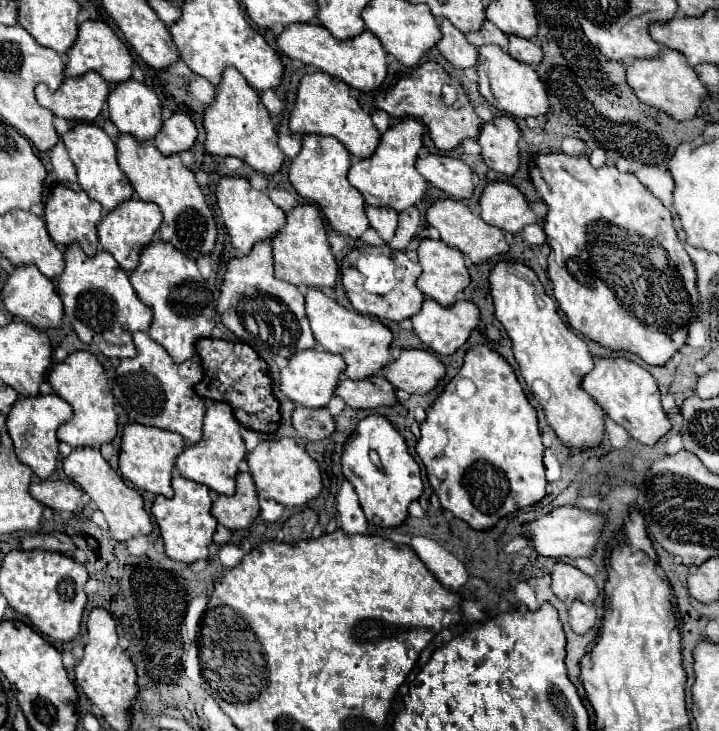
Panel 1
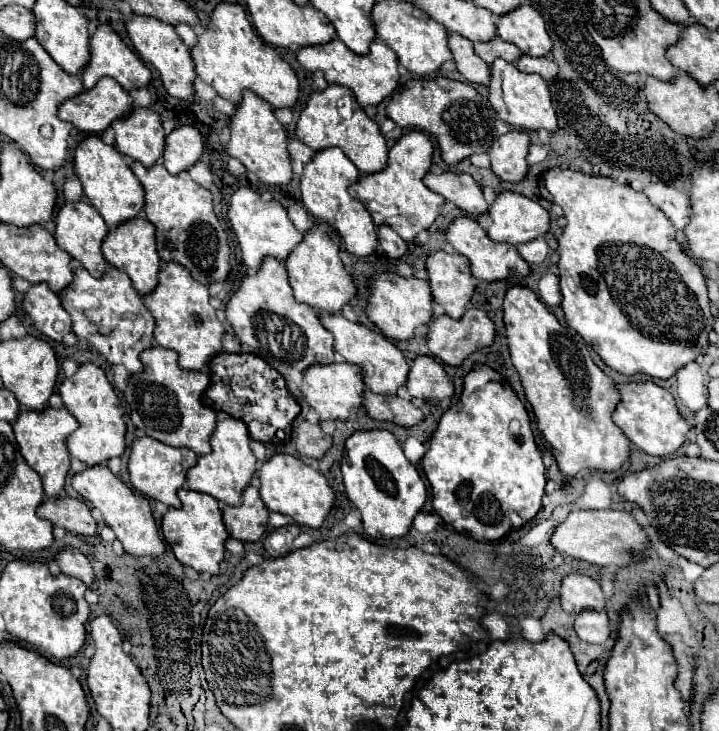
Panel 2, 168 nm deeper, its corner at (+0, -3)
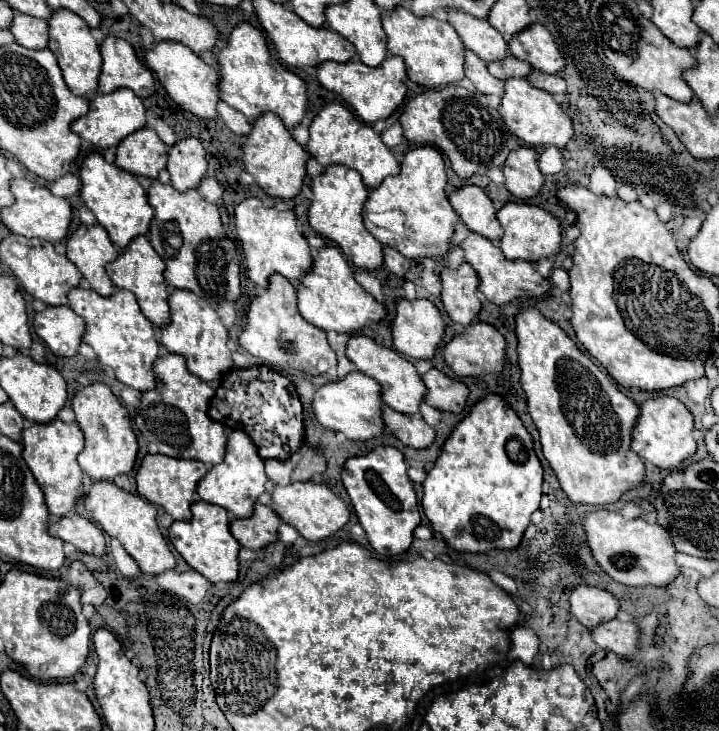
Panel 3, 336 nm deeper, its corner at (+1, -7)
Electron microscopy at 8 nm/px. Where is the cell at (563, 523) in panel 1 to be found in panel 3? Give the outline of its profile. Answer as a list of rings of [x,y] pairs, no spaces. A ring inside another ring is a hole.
[[[599,510],[599,530],[585,530],[585,536],[595,562],[615,582],[627,586],[665,586],[679,574],[671,536],[659,524],[649,524],[641,518],[625,520],[619,512]]]

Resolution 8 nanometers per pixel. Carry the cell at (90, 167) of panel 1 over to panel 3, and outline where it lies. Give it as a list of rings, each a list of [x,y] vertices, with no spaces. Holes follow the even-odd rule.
[[[99,152],[85,156],[81,164],[81,198],[95,214],[97,222],[109,232],[113,244],[125,248],[135,236],[147,234],[149,222],[153,218],[153,208],[147,202],[145,188],[135,180],[133,174],[121,170],[115,164],[109,164]]]

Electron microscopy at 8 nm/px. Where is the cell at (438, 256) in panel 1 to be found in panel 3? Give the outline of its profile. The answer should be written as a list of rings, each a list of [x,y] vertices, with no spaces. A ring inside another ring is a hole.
[[[469,264],[459,268],[443,268],[441,272],[441,302],[445,306],[451,322],[469,326],[481,310],[481,300],[477,298],[479,276]]]

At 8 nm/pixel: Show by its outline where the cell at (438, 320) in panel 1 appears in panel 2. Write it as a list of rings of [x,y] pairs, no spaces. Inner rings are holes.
[[[468,308],[462,320],[452,320],[448,316],[434,318],[428,326],[428,348],[448,366],[460,366],[472,352],[488,348],[494,342],[494,322],[478,308]]]

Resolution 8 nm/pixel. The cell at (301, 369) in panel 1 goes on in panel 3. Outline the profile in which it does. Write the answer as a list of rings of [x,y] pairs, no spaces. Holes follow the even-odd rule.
[[[351,372],[343,380],[329,382],[321,388],[317,388],[315,398],[313,398],[313,412],[315,418],[329,430],[343,432],[351,440],[367,440],[373,436],[379,436],[383,432],[383,420],[381,420],[381,386],[361,374],[361,372]]]

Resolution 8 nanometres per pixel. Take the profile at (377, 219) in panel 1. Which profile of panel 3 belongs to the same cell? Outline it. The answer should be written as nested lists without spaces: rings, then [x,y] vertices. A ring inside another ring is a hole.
[[[385,246],[385,248],[383,248],[383,256],[385,256],[385,266],[387,266],[393,274],[405,276],[405,272],[409,270],[409,260],[407,260],[401,252]]]

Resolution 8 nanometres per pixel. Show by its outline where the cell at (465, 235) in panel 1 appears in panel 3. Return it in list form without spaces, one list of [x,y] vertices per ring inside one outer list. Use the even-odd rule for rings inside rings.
[[[469,232],[469,236],[465,238],[465,242],[461,244],[463,252],[465,252],[465,262],[469,262],[473,266],[473,270],[479,274],[479,290],[481,294],[493,302],[493,304],[505,304],[505,302],[511,302],[515,298],[521,298],[521,296],[541,296],[545,294],[551,284],[547,278],[539,276],[531,262],[509,262],[503,254],[501,254],[501,248],[497,248],[491,240],[475,234],[475,232]]]

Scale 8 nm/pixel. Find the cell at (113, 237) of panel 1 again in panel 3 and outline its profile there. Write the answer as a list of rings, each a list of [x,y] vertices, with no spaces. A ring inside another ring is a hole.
[[[137,236],[133,238],[133,242],[129,242],[127,248],[121,250],[121,254],[117,256],[117,260],[109,262],[107,266],[107,274],[113,280],[113,284],[117,288],[125,288],[131,290],[137,296],[137,302],[141,306],[141,312],[157,326],[161,328],[161,324],[165,324],[169,320],[169,306],[167,306],[167,284],[163,278],[163,270],[165,270],[165,262],[159,258],[159,254],[153,250],[153,246],[149,244],[147,236]]]

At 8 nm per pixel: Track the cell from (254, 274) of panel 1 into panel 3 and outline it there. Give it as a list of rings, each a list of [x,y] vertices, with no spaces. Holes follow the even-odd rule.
[[[273,274],[269,278],[267,290],[251,300],[245,320],[247,324],[239,336],[239,344],[243,350],[257,356],[265,366],[269,366],[271,360],[273,370],[289,378],[307,378],[315,386],[337,380],[337,356],[329,346],[325,332],[309,324],[299,314],[295,286],[287,278],[281,278],[281,274]]]

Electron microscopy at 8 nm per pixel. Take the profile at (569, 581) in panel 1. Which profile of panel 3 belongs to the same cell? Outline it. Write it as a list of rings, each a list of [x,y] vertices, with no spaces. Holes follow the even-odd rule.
[[[577,586],[569,596],[569,604],[571,614],[587,628],[613,620],[619,610],[617,598],[605,590],[597,590],[597,586]]]

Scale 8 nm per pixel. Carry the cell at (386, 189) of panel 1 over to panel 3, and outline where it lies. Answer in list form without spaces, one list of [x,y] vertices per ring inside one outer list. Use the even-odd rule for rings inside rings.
[[[417,146],[405,152],[401,172],[385,178],[381,186],[369,192],[363,204],[365,226],[381,244],[399,250],[407,258],[445,256],[451,244],[453,226],[459,220],[457,212],[447,202],[445,184],[445,164],[439,150],[433,146]],[[377,220],[381,220],[381,224]]]

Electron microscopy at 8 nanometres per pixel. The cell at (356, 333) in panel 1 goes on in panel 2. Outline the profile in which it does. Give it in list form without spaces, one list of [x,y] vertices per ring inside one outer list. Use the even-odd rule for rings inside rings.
[[[324,316],[320,318],[322,326],[326,326],[326,330],[332,332],[334,336],[334,350],[350,364],[358,364],[364,370],[364,384],[368,390],[376,392],[376,394],[396,394],[400,386],[406,384],[410,366],[404,358],[404,354],[400,352],[400,348],[388,340],[384,334],[366,328],[364,324],[354,324],[350,320],[346,320],[344,316]]]

